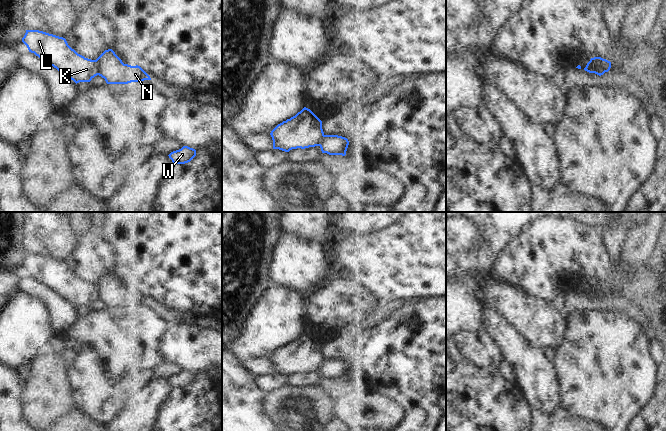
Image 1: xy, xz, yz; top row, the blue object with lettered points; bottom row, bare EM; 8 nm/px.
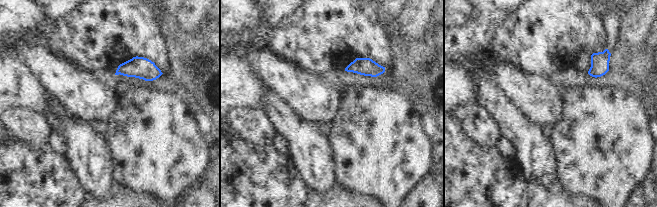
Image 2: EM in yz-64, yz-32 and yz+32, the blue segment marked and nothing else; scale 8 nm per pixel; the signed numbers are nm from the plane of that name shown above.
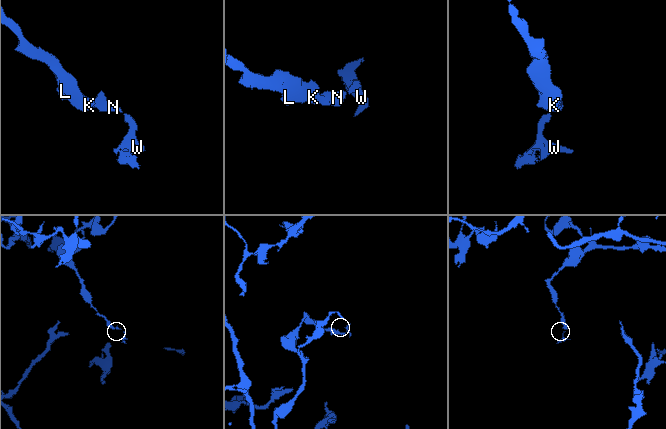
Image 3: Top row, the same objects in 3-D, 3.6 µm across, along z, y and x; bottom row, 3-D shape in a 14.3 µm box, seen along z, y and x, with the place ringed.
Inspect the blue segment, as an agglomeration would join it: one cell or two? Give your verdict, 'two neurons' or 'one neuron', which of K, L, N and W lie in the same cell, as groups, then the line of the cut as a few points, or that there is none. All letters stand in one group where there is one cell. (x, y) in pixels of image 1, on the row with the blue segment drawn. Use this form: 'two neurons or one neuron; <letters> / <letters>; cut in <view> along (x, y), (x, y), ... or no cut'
two neurons; K L / N W; cut in yz along (592, 58), (597, 64), (597, 71), (595, 73)

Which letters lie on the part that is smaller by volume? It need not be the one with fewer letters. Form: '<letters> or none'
N, W

